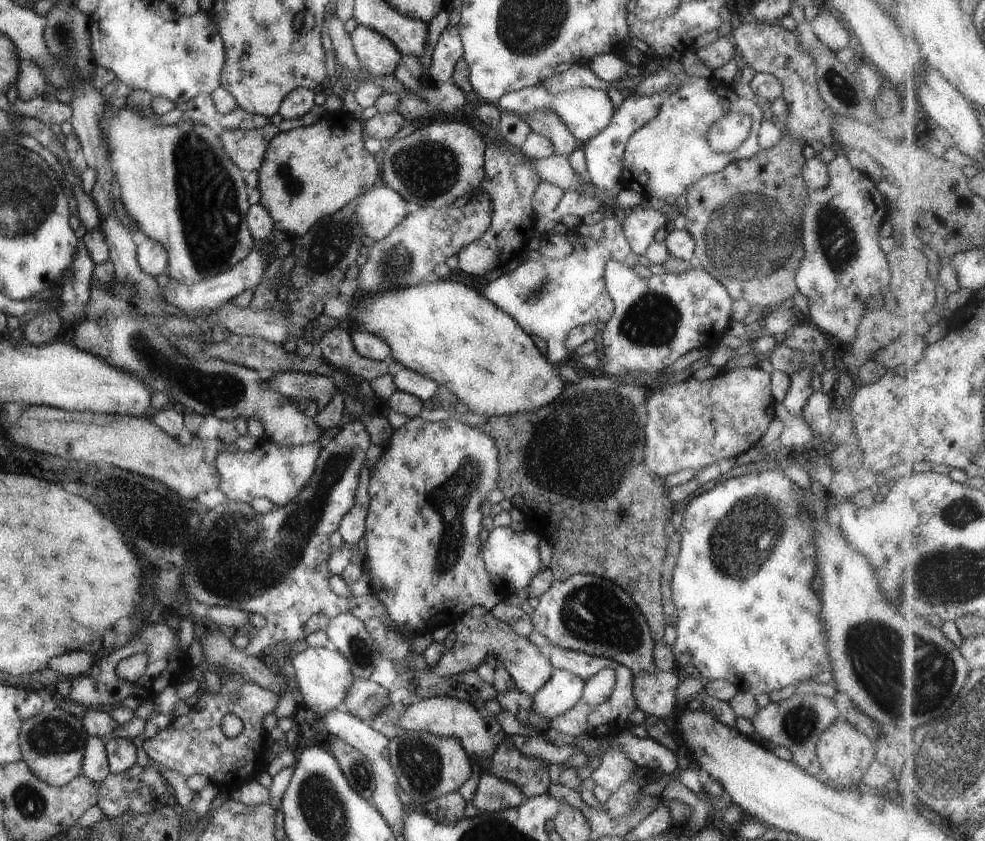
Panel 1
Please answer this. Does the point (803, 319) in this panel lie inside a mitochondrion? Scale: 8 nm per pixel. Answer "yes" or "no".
no

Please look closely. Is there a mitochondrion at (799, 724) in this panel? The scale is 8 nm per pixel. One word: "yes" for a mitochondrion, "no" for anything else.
yes

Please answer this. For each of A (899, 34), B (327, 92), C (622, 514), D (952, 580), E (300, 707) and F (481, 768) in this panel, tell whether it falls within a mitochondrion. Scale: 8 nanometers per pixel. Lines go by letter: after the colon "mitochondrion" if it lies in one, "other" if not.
A: other
B: other
C: other
D: mitochondrion
E: other
F: other

